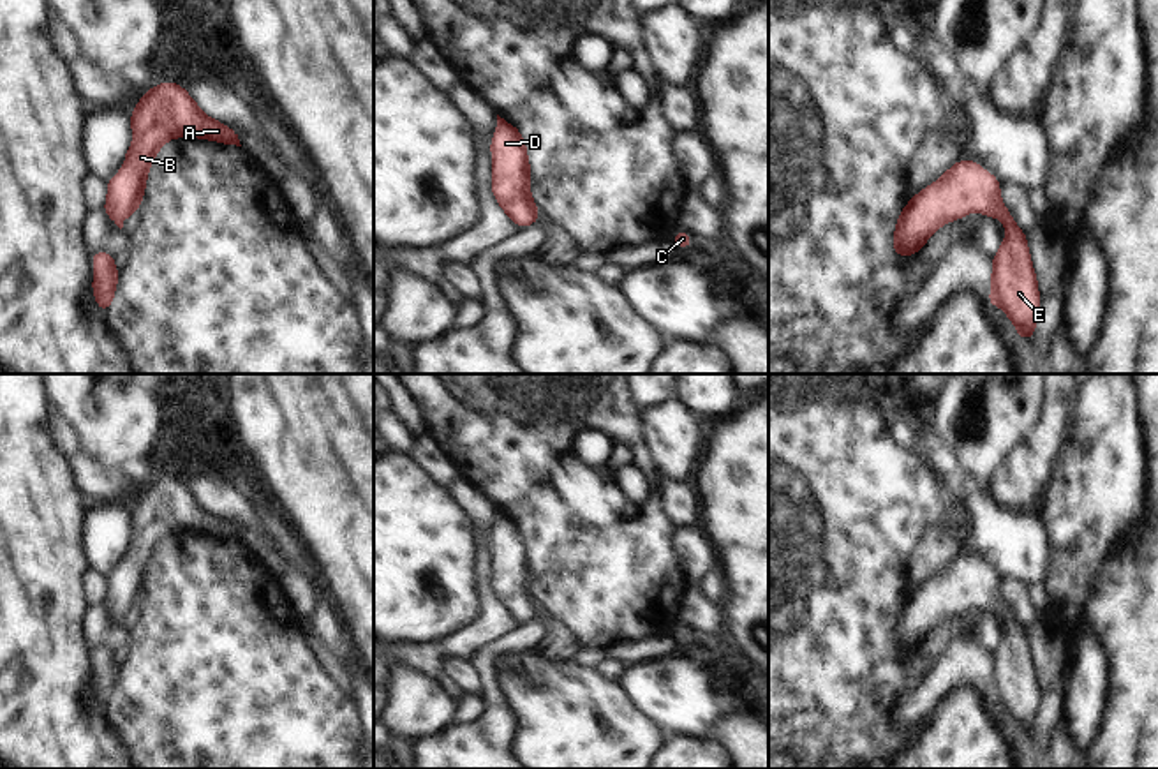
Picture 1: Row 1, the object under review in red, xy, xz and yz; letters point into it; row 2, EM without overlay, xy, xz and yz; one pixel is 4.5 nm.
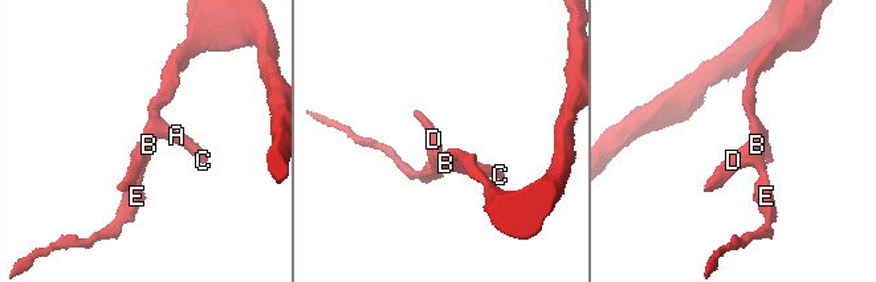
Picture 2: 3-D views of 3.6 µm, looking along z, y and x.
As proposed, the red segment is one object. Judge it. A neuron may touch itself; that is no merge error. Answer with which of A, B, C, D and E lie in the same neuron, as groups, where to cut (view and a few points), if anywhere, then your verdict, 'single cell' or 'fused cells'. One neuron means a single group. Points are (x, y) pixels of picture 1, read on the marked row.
A B C D E | no cut | single cell

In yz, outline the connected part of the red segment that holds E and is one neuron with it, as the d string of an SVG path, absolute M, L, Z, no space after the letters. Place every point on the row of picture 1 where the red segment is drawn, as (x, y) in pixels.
M959 159L945 175L909 198L892 238L897 256L909 258L945 224L971 212L999 219L1006 235L992 256L992 289L985 305L999 305L1019 339L1033 339L1042 310L1038 279L1031 265L1026 233L999 198L1001 182L976 161Z

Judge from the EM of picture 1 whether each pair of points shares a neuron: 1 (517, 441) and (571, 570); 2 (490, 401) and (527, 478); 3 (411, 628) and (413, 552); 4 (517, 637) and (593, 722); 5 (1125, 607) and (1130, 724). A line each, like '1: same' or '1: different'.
1: same
2: same
3: same
4: different
5: same

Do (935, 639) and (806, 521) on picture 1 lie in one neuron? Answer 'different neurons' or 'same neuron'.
different neurons

